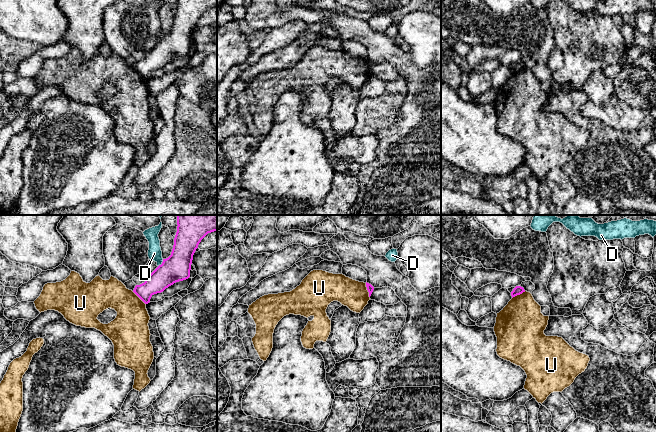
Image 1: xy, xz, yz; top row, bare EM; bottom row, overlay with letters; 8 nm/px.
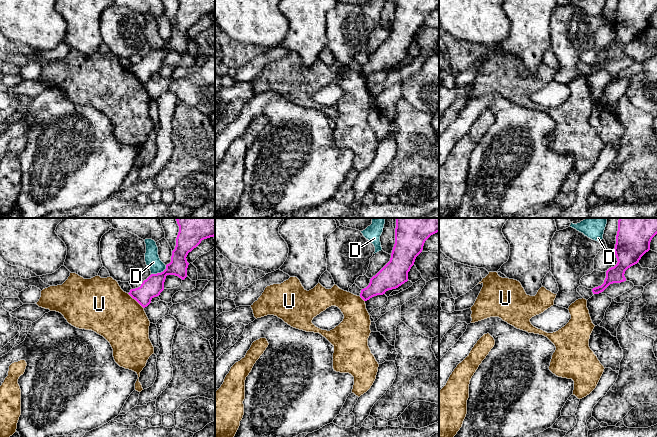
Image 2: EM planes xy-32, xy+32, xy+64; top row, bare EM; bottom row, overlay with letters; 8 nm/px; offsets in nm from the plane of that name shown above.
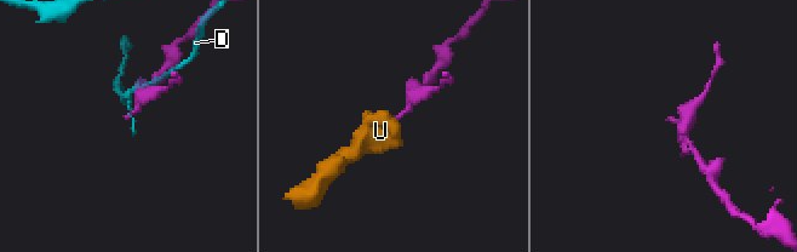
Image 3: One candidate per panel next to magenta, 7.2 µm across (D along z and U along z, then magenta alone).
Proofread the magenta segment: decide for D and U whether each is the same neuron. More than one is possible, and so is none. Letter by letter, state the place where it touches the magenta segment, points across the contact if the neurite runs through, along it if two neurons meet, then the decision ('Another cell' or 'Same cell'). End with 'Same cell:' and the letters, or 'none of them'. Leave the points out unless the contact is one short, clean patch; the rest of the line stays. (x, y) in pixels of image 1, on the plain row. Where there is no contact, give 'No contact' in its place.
D: Touches magenta at xy (162, 39). Another cell
U: Touches magenta at xz (367, 65). Boundary: xz (365, 59), (369, 73). Another cell
Same cell: none of them

